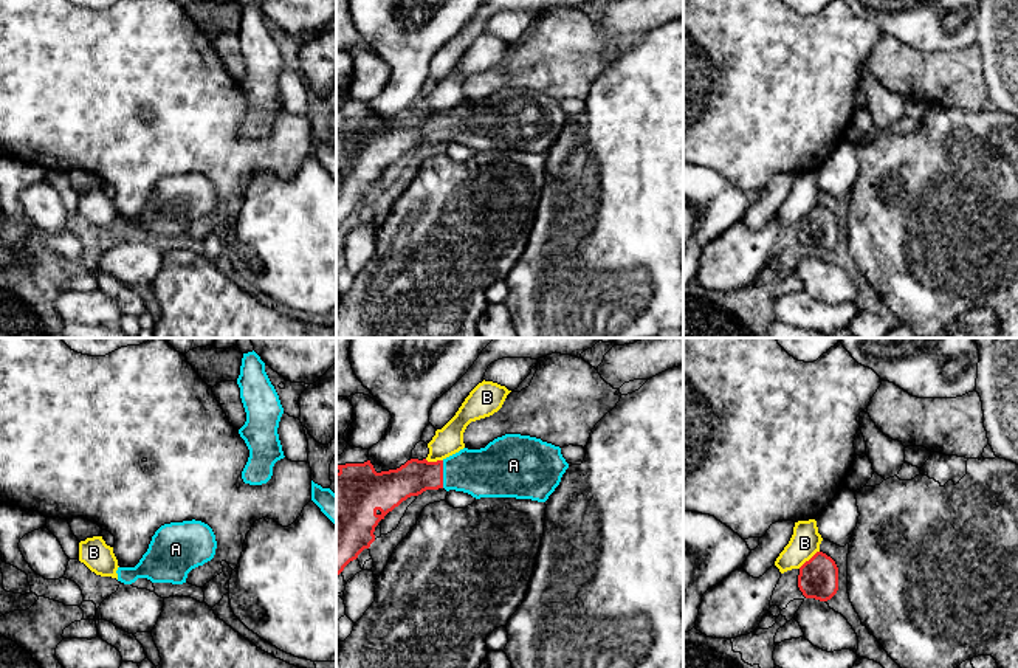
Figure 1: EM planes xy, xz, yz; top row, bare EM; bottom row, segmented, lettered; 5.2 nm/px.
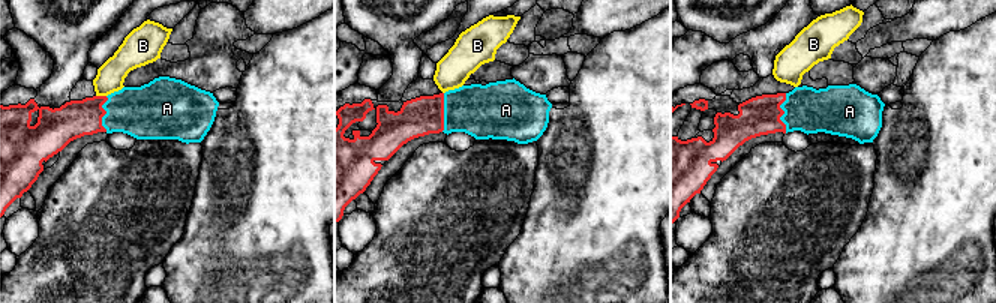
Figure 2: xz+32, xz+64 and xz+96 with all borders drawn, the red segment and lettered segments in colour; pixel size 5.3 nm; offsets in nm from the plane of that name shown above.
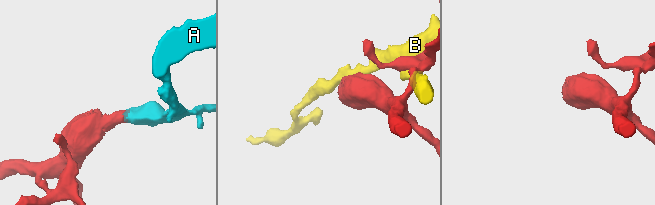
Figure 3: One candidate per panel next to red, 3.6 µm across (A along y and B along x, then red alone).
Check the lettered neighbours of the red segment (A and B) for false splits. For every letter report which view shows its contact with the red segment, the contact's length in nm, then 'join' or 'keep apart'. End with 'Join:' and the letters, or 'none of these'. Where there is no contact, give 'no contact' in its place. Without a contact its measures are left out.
A: xz | 140 nm | join
B: yz | 140 nm | keep apart
Join: A

